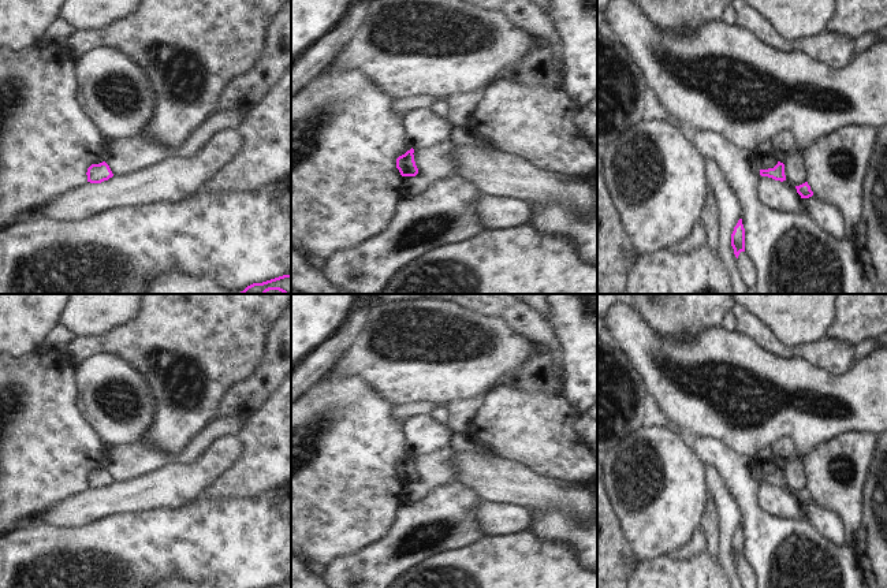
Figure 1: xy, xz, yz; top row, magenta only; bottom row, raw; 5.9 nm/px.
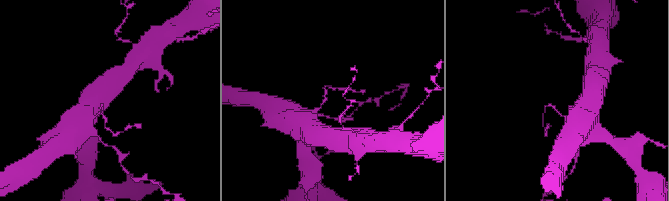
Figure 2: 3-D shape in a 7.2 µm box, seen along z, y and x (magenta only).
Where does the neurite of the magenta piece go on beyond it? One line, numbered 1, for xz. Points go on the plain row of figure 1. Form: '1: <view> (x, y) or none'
1: none

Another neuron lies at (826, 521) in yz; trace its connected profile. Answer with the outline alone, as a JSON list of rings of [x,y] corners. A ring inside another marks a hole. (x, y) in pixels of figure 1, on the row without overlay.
[[[815,500],[806,506],[809,521],[819,533],[836,546],[846,544],[846,529],[841,518],[832,510],[824,509]]]

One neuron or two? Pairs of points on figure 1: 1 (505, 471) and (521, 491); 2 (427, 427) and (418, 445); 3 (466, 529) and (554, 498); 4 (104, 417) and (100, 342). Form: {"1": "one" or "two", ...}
{"1": "one", "2": "one", "3": "two", "4": "two"}

